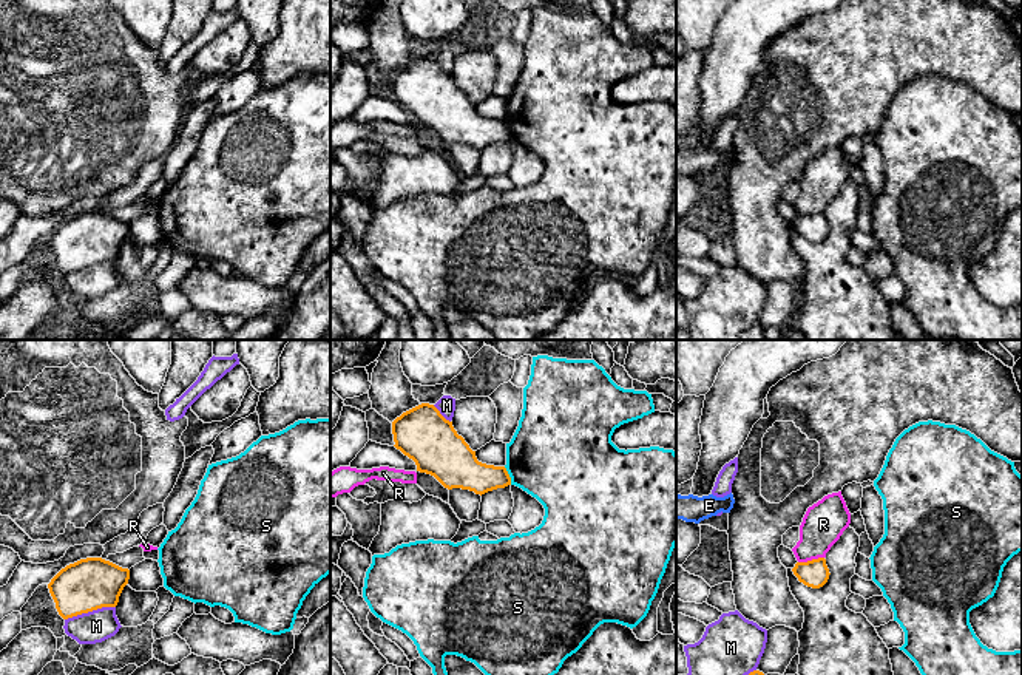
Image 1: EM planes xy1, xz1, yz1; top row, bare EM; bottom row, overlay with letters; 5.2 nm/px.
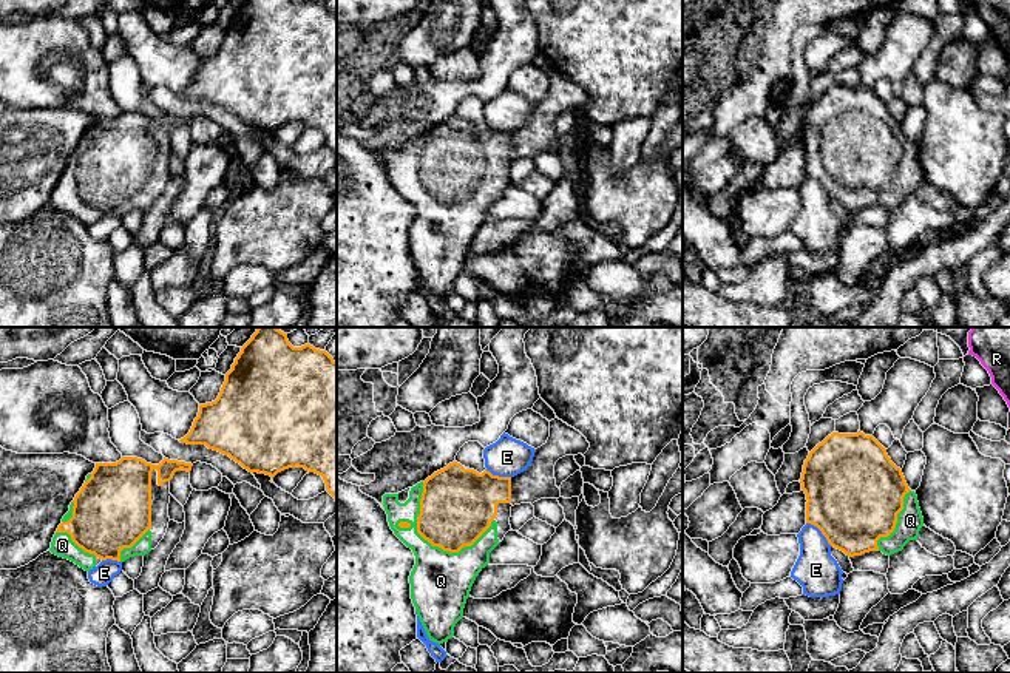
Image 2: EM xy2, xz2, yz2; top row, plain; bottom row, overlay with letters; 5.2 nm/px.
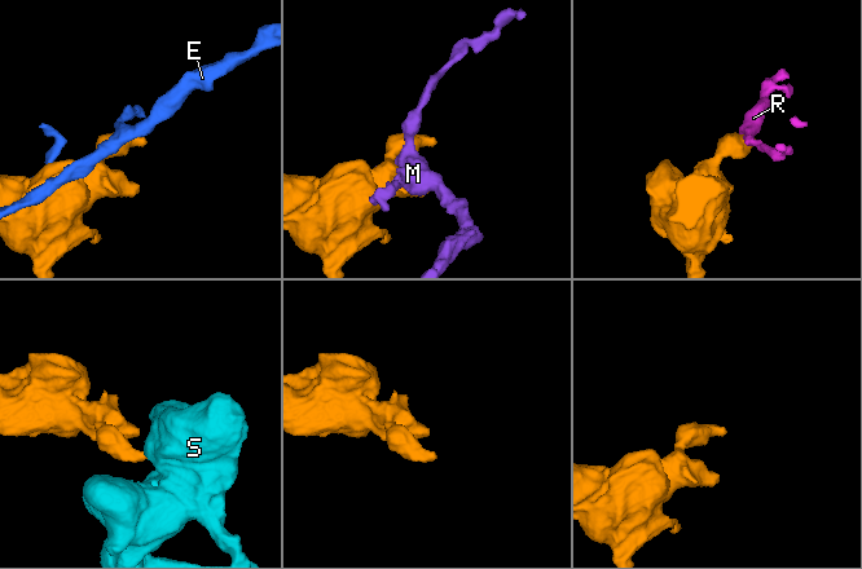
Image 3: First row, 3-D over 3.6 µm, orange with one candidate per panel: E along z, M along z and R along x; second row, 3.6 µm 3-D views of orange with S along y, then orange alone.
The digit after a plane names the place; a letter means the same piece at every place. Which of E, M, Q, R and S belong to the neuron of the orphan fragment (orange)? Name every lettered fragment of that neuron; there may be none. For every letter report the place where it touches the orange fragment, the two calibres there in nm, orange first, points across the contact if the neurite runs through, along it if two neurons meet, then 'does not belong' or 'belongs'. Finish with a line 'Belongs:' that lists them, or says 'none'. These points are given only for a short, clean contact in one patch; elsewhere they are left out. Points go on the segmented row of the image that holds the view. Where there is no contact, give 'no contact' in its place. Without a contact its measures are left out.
E: yz2 (820, 530) | 480/220 nm | does not belong
M: xy1 (90, 610) | 280/170 nm | does not belong
Q: xz2 (433, 545) | 400/320 nm | belongs
R: yz1 (812, 559) | 150/220 nm | along yz1 (823, 556), (798, 563) | does not belong
S: xz1 (508, 476) | 190/460 nm | along xz1 (504, 467), (511, 484) | does not belong
Belongs: Q

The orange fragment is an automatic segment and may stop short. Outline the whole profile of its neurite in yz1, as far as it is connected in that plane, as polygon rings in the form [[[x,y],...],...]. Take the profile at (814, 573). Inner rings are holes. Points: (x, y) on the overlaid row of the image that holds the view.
[[[824,558],[812,559],[807,562],[797,562],[792,572],[800,582],[812,589],[823,587],[831,575]]]

